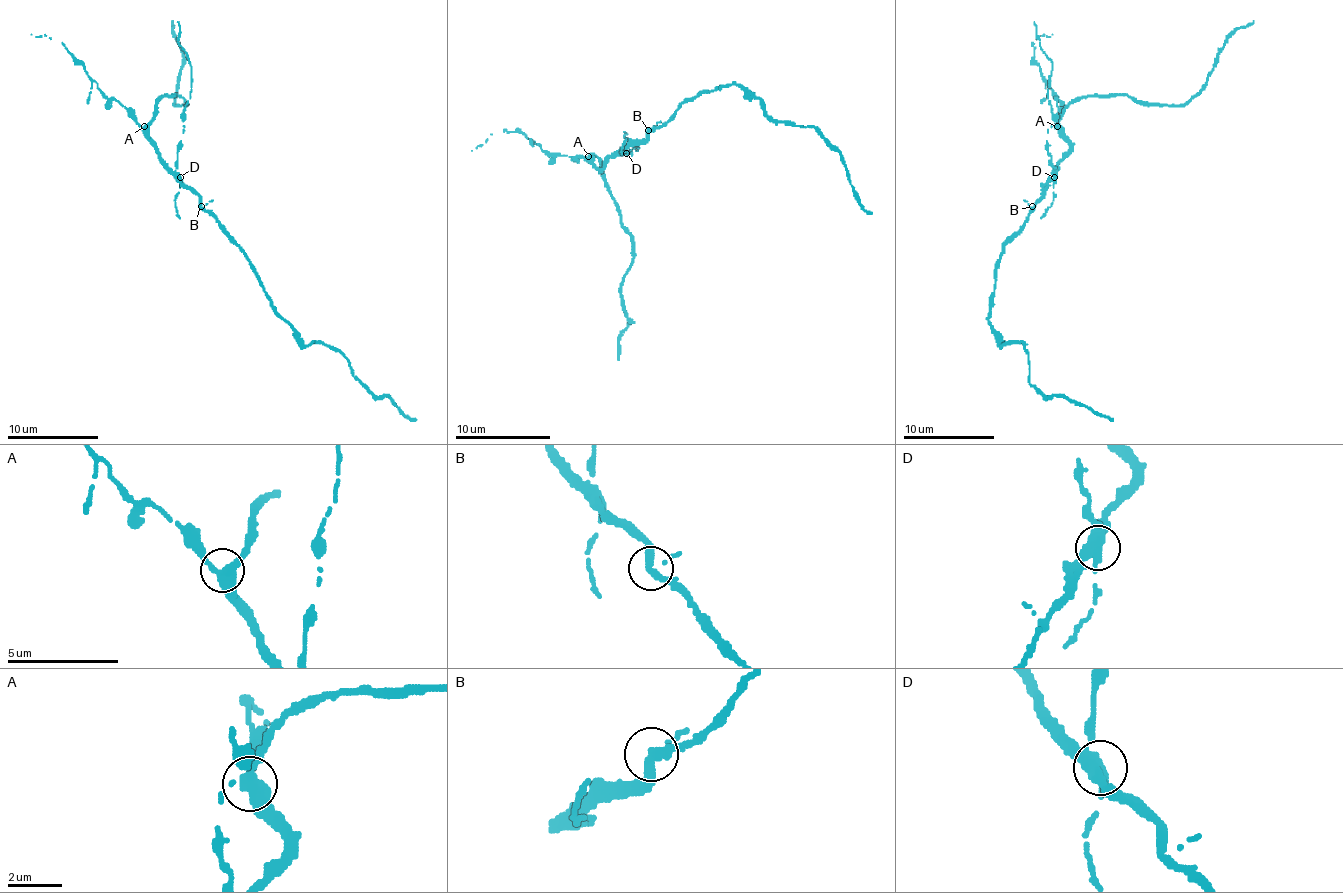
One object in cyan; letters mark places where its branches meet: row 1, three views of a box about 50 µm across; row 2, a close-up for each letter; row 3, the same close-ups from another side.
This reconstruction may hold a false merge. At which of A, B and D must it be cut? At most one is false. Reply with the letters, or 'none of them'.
D

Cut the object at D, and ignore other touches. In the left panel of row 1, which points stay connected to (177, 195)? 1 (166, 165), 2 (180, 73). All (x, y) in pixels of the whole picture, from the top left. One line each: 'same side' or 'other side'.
1: other side
2: other side

